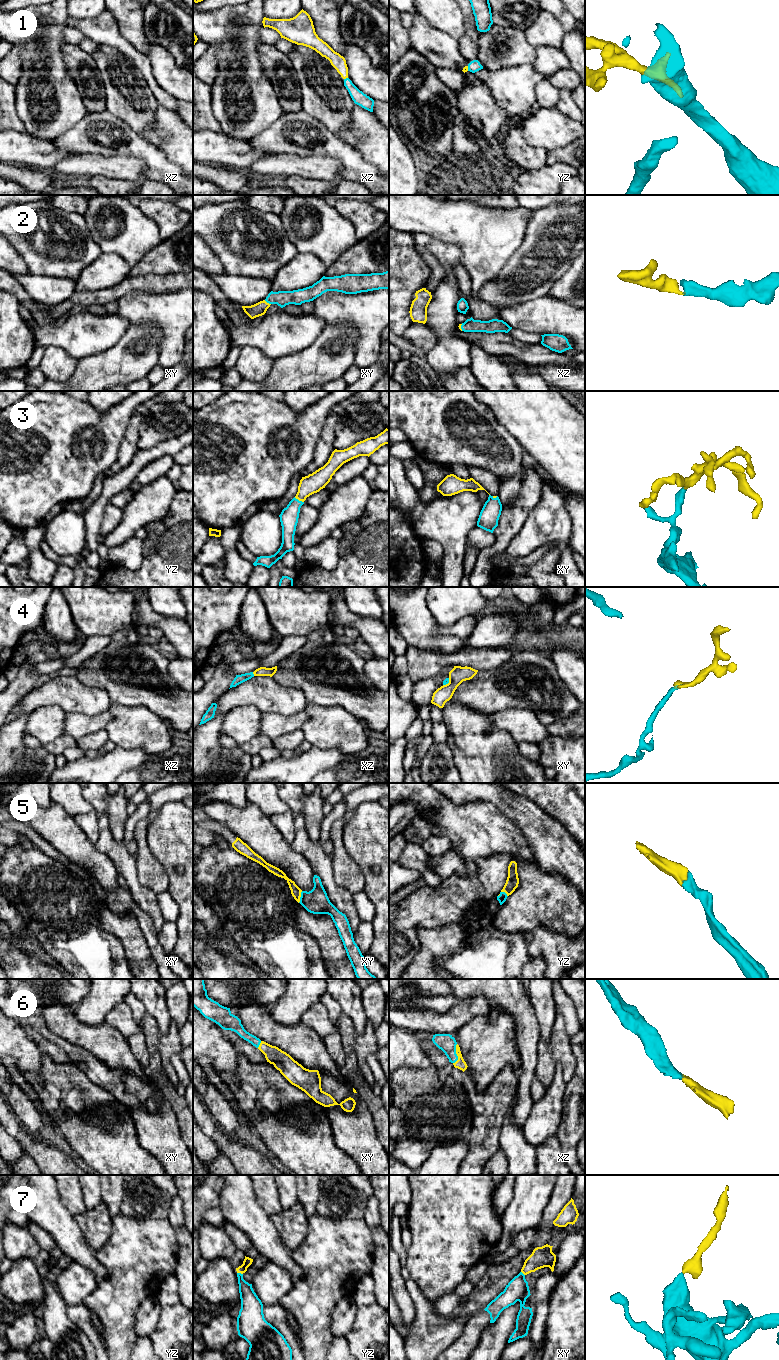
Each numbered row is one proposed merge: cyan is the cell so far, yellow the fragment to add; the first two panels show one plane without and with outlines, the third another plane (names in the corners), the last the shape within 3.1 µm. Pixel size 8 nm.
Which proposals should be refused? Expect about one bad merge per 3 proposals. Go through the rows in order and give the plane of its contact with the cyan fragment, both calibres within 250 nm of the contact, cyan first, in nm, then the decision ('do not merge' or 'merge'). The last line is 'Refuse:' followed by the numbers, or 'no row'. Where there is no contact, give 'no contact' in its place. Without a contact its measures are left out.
1: contact in xz; calibres 110 and 110 nm; merge
2: contact in xy; calibres 130 and 110 nm; merge
3: contact in yz; calibres 150 and 160 nm; merge
4: contact in xz; calibres 70 and 80 nm; merge
5: contact in xy; calibres 200 and 80 nm; merge
6: contact in xz; calibres 140 and 80 nm; merge
7: contact in yz; calibres 150 and 70 nm; merge
Refuse: no row

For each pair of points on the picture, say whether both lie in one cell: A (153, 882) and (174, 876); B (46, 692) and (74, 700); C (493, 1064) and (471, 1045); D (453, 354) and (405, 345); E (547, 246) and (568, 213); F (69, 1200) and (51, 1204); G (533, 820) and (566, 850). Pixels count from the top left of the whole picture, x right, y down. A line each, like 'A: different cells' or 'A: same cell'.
A: different cells
B: same cell
C: same cell
D: different cells
E: same cell
F: different cells
G: same cell

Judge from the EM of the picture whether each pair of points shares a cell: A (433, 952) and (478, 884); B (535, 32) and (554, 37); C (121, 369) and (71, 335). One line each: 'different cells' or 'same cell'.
A: different cells
B: same cell
C: different cells

